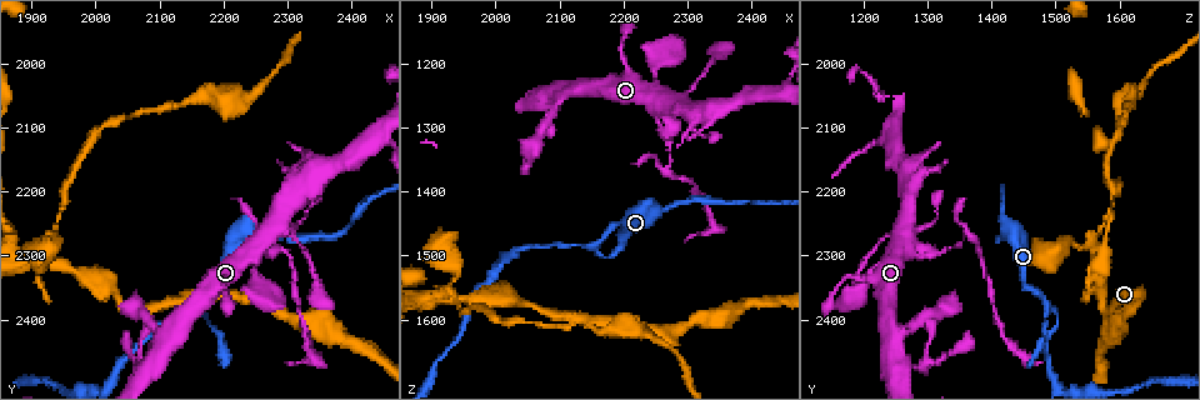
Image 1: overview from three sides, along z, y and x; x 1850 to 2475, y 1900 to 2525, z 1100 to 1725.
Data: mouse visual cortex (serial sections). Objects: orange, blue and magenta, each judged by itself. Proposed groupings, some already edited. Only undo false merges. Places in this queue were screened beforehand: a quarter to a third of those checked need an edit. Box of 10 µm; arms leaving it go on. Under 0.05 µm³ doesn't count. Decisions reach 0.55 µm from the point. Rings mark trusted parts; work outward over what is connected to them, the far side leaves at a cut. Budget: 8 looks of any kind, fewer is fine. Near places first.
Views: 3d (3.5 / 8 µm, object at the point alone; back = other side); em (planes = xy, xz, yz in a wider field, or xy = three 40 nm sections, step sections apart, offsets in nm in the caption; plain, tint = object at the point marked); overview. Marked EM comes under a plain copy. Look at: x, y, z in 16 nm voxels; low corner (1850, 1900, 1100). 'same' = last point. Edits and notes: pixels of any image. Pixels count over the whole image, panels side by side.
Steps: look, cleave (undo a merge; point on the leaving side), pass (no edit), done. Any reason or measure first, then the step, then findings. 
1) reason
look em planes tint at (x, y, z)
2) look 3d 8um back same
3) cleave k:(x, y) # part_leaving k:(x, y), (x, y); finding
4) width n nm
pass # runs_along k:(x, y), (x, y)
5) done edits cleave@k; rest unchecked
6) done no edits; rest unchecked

thin neck
look 3d 8um at (2275, 2285, 1345)

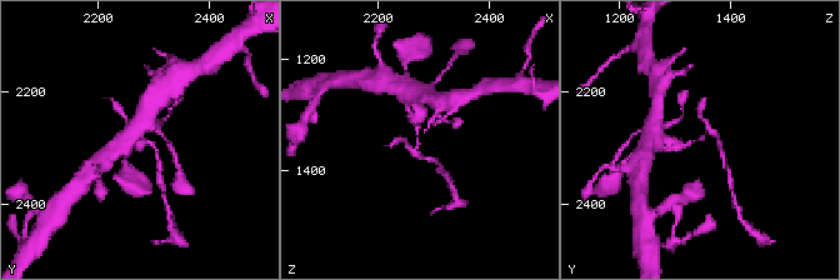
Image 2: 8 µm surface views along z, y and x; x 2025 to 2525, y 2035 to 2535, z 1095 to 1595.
look em xy step 3 tint same

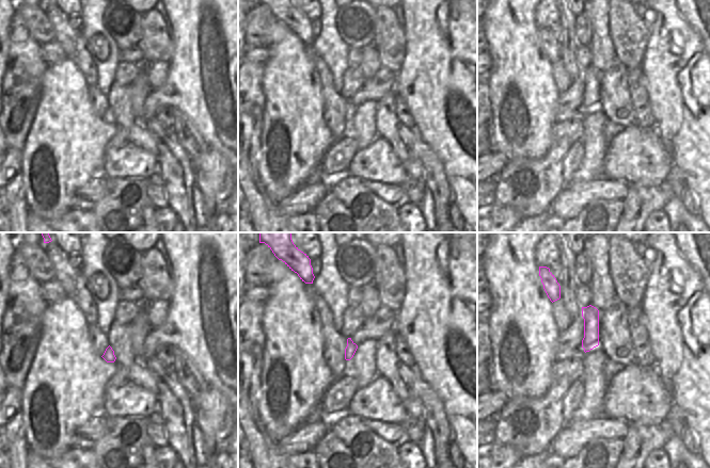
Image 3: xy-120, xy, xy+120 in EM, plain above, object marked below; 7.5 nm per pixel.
cleave 2:(415, 153) # part_leaving 2:(418, 123), (416, 153), (429, 160); a second cell is stuck on

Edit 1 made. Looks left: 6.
look overview

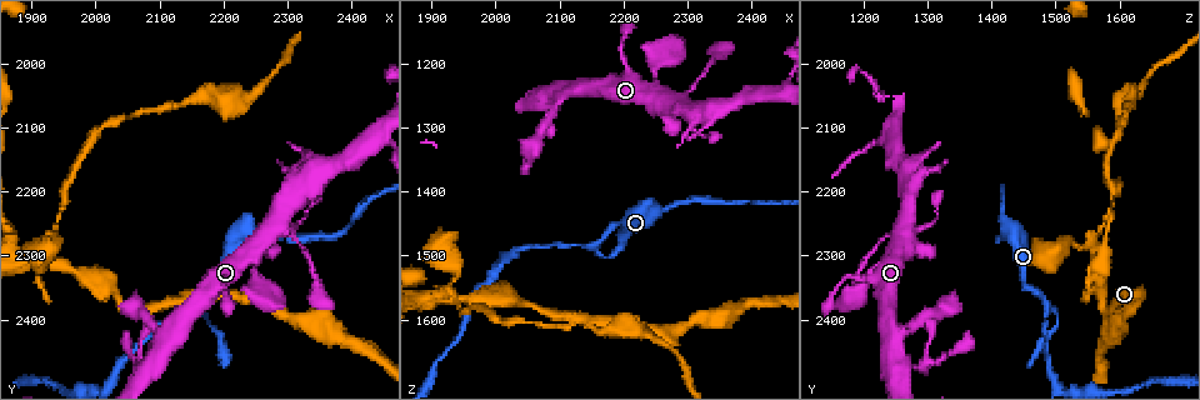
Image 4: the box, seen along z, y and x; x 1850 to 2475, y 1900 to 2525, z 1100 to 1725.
sharp bend
look 3d 3.5um at (2160, 2370, 1485)

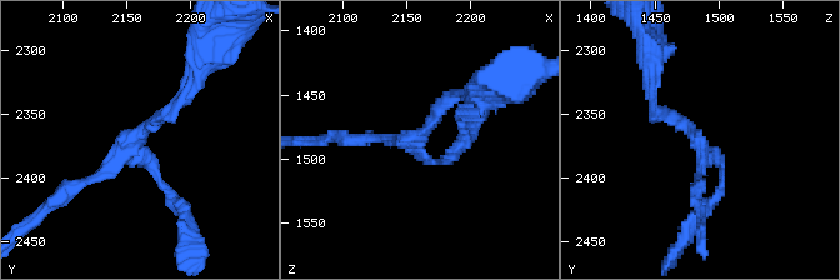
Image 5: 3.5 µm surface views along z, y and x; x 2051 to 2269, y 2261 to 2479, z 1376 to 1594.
need the tissue
look em planes tint at (2154, 2370, 1486)

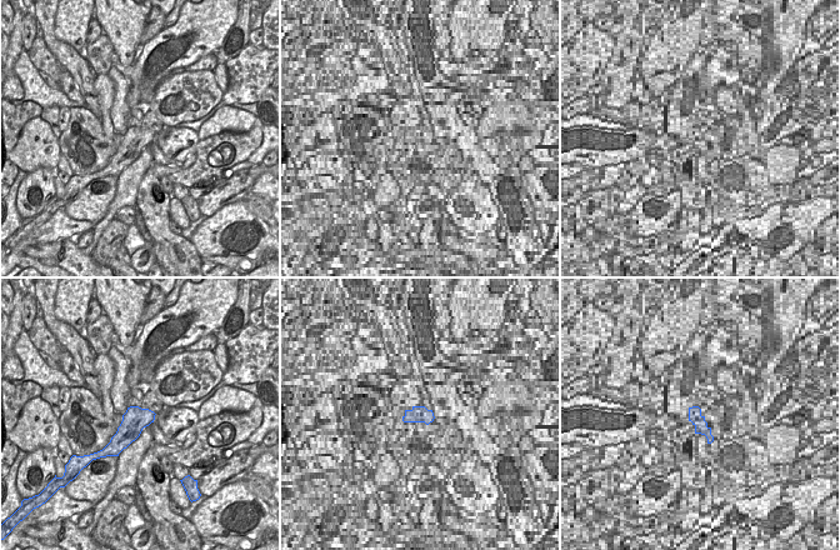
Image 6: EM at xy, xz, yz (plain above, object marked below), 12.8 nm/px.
another direction
look em xy step 3 tint same

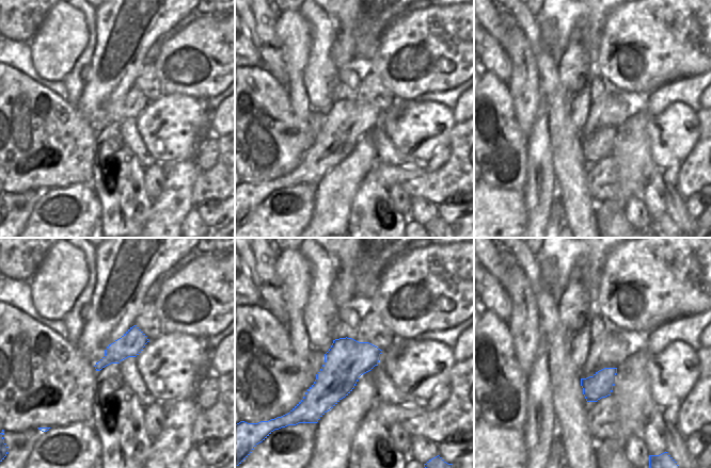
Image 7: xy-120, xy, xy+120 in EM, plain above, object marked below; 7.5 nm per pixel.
width 320 nm
pass # runs_along 5:(186, 96), (98, 178), (71, 189); continuous, no second cell

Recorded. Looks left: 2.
done edits cleave@2; rest unchecked

